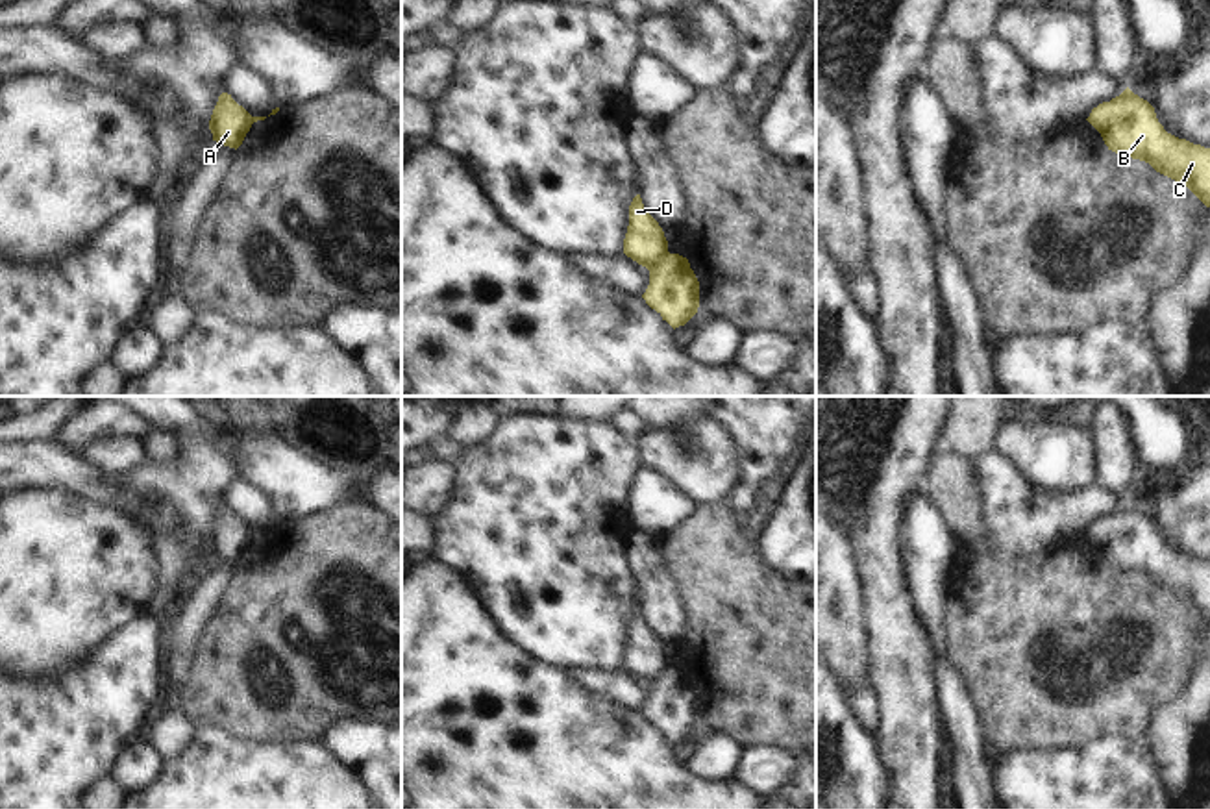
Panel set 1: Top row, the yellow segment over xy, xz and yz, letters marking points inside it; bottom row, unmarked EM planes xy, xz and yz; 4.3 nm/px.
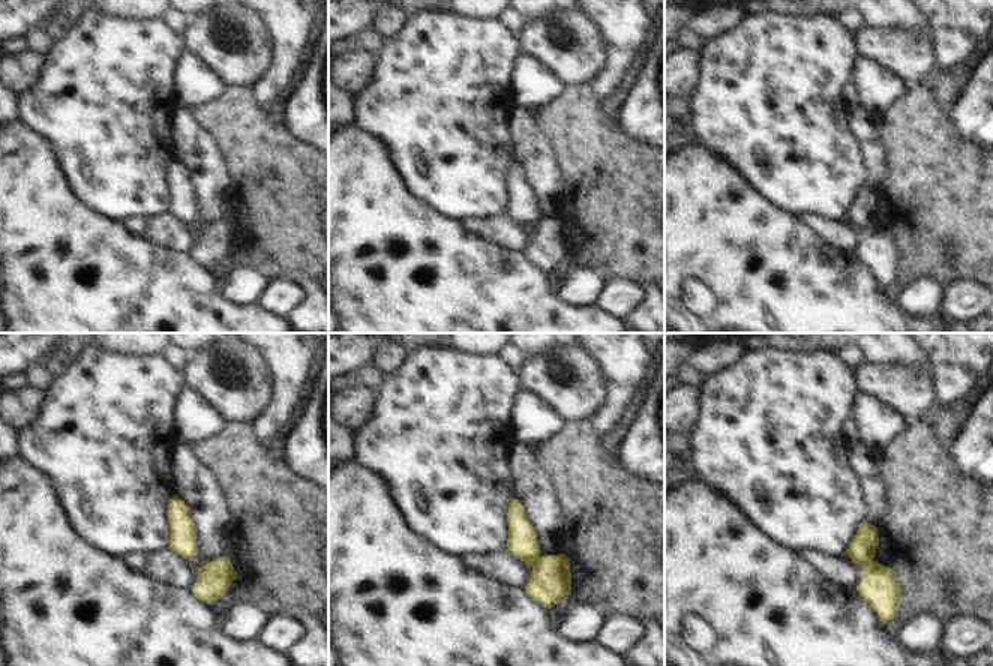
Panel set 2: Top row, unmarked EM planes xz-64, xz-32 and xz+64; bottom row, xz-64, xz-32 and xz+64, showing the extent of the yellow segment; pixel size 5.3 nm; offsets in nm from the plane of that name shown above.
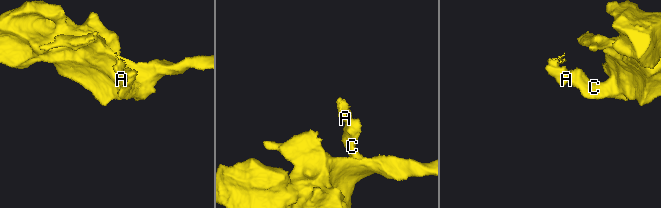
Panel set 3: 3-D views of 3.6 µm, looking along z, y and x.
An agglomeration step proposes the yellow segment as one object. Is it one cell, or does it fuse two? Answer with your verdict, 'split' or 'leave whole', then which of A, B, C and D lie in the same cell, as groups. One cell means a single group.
split; groups A D / B C

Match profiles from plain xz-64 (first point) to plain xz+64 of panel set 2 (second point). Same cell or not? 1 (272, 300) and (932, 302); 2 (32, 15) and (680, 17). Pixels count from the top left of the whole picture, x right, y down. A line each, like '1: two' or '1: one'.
1: two
2: one

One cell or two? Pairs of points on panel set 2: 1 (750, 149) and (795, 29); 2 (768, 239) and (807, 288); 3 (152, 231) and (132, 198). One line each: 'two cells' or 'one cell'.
1: one cell
2: one cell
3: two cells

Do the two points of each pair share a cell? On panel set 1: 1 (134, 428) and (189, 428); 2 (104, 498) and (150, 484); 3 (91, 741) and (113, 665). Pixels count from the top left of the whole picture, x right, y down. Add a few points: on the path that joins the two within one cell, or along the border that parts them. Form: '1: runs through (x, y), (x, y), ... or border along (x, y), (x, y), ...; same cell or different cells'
1: border along (137, 415), (161, 428); different cells
2: border along (126, 480), (154, 504), (163, 521); different cells
3: runs through (91, 722), (91, 713), (113, 691), (113, 684); same cell

